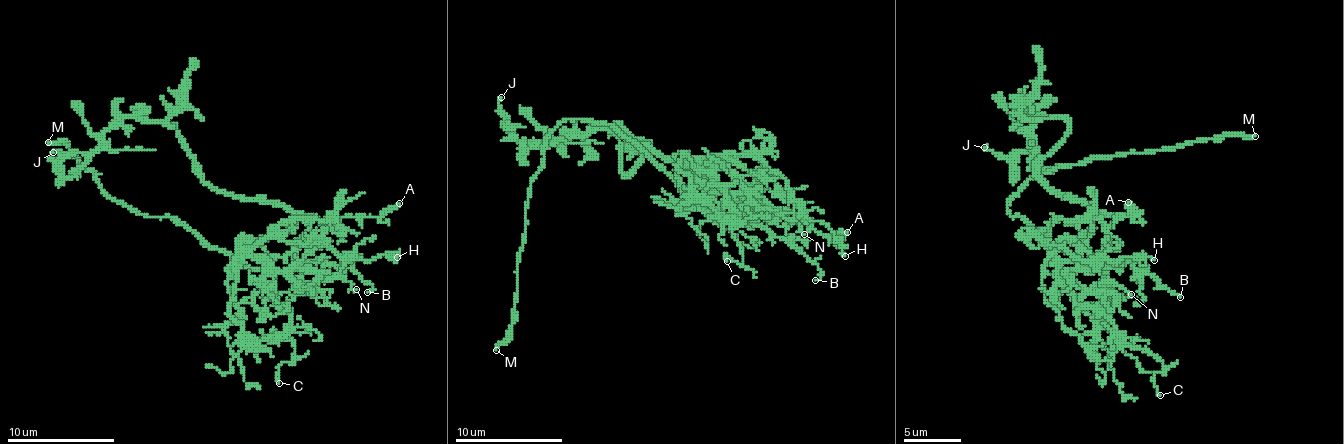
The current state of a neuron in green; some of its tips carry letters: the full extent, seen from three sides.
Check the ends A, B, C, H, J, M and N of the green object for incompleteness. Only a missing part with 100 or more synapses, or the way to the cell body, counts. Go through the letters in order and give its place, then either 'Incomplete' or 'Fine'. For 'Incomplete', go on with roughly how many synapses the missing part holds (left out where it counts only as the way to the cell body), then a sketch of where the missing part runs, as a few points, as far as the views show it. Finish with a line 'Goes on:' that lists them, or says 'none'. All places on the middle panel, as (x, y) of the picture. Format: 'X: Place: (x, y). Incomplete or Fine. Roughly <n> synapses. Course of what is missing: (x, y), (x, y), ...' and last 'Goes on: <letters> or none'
A: Place: (847, 232). Fine
B: Place: (815, 280). Fine
C: Place: (727, 261). Fine
H: Place: (845, 256). Fine
J: Place: (501, 97). Fine
M: Place: (496, 350). Incomplete. Course of what is missing: (496, 350), (504, 358), (504, 366)
N: Place: (804, 234). Fine
Goes on: M

